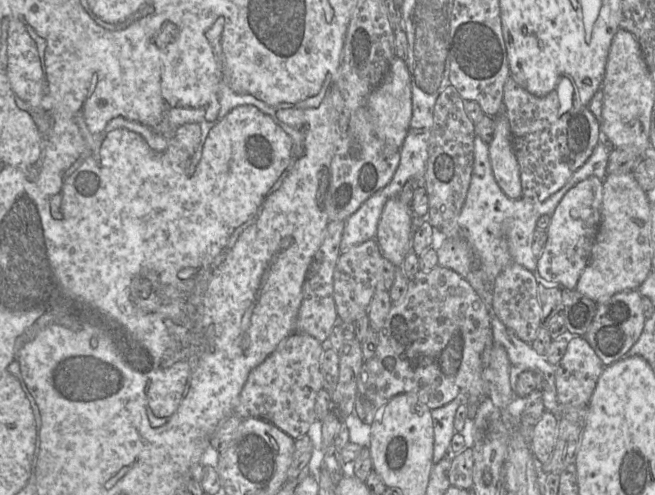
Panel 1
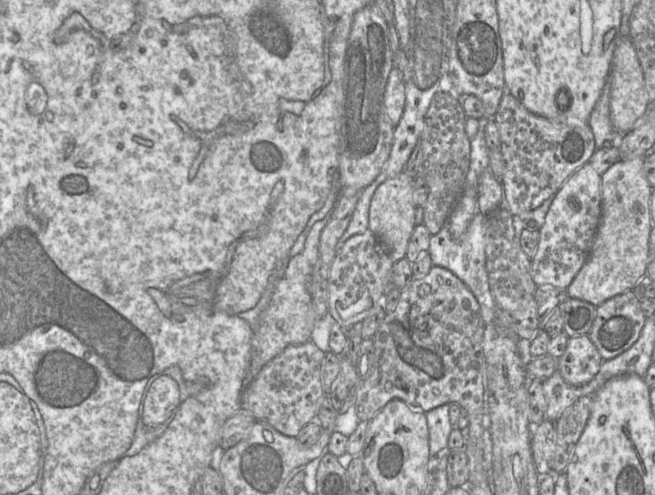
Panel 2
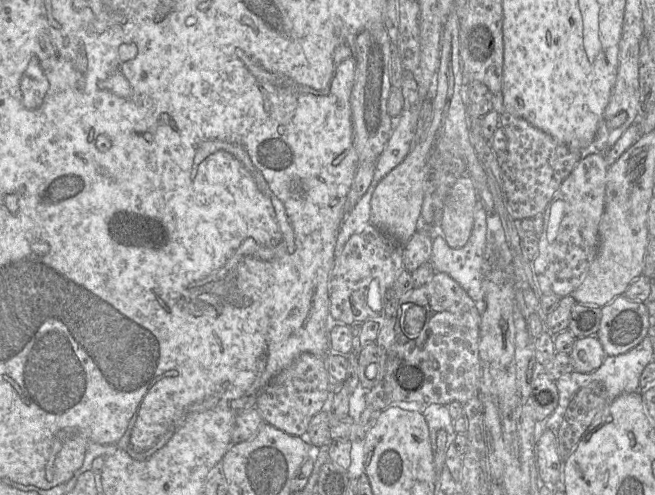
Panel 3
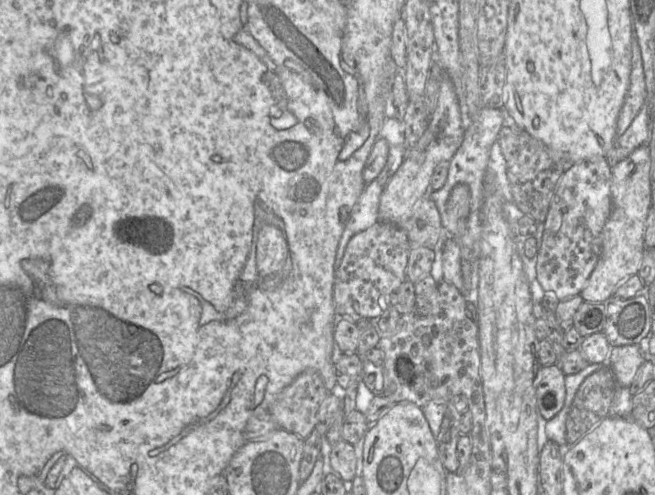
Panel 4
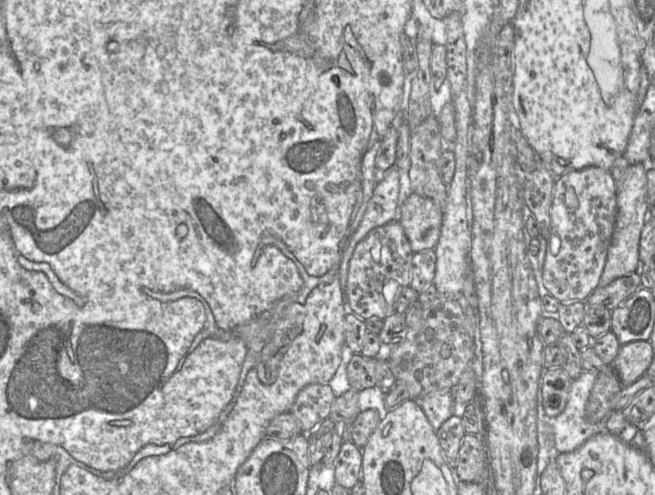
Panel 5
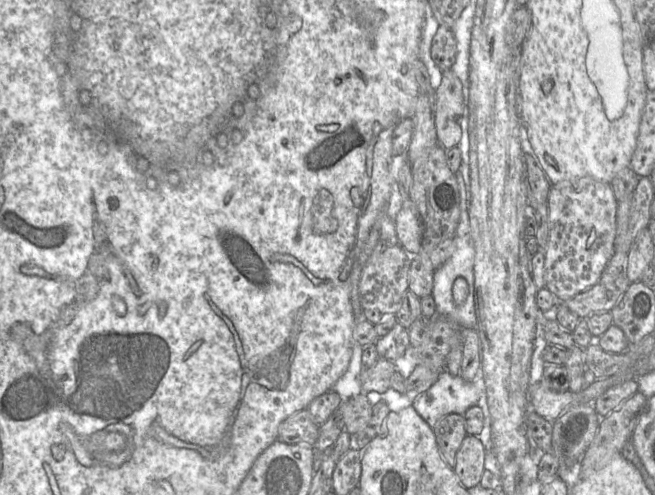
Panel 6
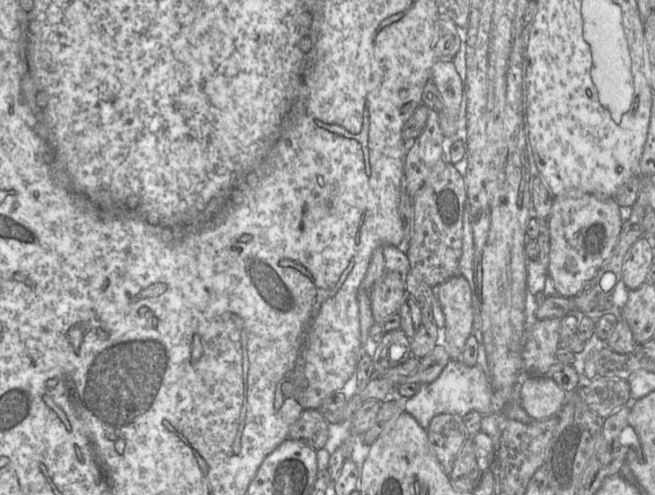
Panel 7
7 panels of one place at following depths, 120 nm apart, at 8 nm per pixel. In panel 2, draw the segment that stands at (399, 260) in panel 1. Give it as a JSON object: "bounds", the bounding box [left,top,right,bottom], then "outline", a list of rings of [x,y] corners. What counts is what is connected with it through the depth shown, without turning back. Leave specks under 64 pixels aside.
{"bounds":[368,171,415,262],"outline":[[[404,171],[387,179],[376,189],[370,204],[368,229],[386,246],[393,262],[405,258],[415,227],[414,180]]]}

